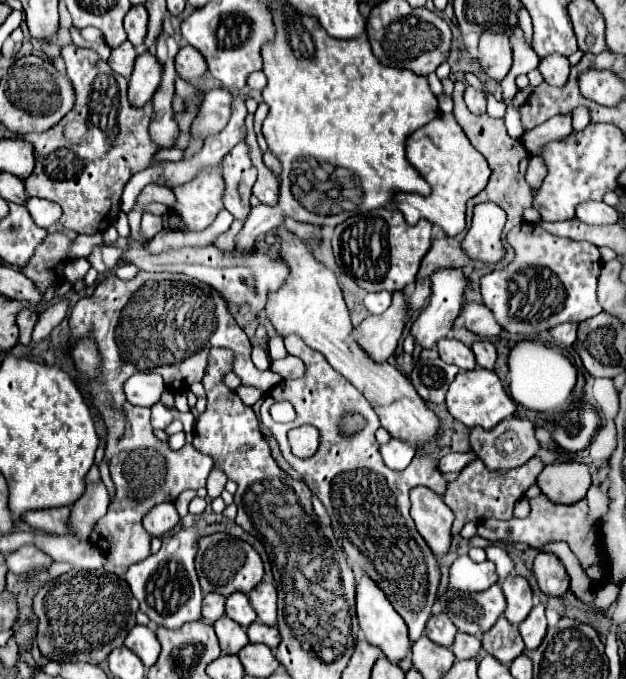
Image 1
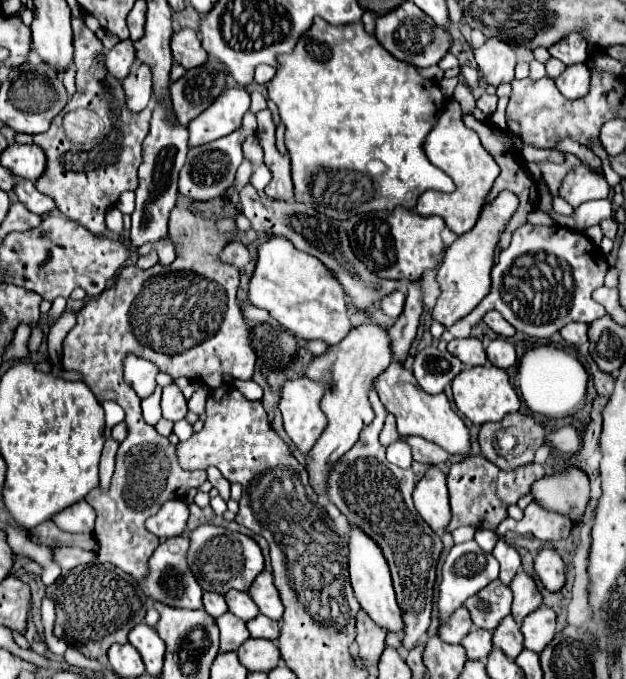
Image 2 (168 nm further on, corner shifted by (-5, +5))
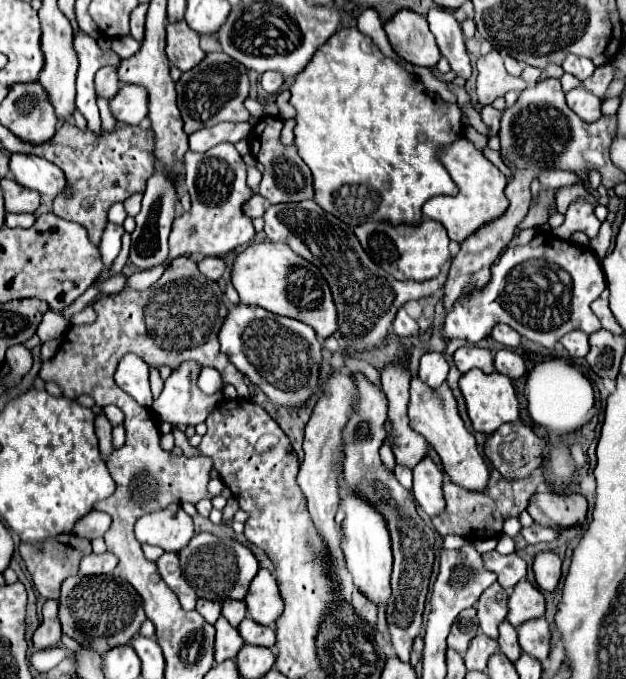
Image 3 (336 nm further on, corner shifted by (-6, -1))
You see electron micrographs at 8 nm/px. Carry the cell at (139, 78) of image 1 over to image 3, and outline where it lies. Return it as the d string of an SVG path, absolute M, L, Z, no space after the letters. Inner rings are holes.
M127 83L109 101L109 107L117 121L123 121L127 125L139 125L147 117L147 103L149 103L147 89L141 85Z

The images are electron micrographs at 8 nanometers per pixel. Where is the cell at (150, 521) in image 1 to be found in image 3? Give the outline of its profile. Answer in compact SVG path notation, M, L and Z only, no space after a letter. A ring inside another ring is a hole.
M171 503L163 511L143 515L135 525L135 537L141 543L179 553L193 537L193 519L181 509L181 505Z

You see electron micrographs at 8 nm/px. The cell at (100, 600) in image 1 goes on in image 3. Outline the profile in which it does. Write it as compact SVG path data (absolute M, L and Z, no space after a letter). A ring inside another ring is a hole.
M97 575L97 577L67 577L61 585L59 597L59 621L63 633L75 639L79 645L105 655L109 649L127 645L133 635L139 633L141 623L145 621L145 611L141 605L139 593L127 581L121 581L115 575Z

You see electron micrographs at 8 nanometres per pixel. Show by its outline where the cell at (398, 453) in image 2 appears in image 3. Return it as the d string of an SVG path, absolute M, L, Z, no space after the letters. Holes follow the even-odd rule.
M395 465L395 477L397 477L397 481L403 485L403 487L407 487L407 489L411 489L411 479L413 479L413 471L409 469L409 467L405 467L405 465Z

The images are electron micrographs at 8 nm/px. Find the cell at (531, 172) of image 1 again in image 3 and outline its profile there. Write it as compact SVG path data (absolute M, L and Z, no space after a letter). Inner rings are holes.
M575 183L575 185L569 185L569 187L561 187L555 191L555 203L557 203L557 211L559 213L565 213L569 203L575 199L575 197L587 197L591 203L595 203L595 199L585 191L583 183Z

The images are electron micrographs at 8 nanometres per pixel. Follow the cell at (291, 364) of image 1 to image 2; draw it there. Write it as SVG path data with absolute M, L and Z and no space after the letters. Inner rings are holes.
M364 323L354 327L338 345L330 347L328 353L316 357L306 371L306 377L324 385L324 397L320 409L324 411L328 425L306 453L306 471L310 475L310 485L316 495L326 495L326 479L330 467L358 441L360 431L374 419L374 411L368 401L368 393L374 385L374 379L392 363L390 337L388 331L374 323Z

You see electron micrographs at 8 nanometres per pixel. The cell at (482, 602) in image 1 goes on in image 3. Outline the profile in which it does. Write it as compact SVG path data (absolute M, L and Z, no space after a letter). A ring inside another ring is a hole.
M493 583L481 595L481 599L477 603L477 617L479 617L479 627L485 635L489 635L493 639L499 637L497 627L507 617L507 611L509 611L507 601L509 601L509 595L499 583Z

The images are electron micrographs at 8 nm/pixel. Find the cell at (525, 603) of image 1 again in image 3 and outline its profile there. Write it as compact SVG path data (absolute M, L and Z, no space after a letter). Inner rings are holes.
M527 579L519 581L519 585L515 585L515 589L509 597L507 621L513 627L519 627L521 623L525 623L529 619L543 617L543 613L545 613L543 593L537 587L533 587Z

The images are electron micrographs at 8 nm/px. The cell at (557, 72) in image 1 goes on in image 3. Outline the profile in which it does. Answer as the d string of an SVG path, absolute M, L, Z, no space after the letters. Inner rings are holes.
M575 87L565 93L567 105L583 119L583 121L597 121L601 117L601 99L595 97L585 87Z

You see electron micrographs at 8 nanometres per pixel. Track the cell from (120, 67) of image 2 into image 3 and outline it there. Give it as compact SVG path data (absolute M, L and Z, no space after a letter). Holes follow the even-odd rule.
M107 65L107 67L101 67L99 73L95 75L95 89L97 89L97 95L101 97L113 97L121 87L121 79L117 75L117 67L113 65Z

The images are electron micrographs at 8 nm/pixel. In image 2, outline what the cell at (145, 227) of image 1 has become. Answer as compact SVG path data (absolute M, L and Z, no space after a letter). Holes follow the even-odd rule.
M156 103L150 133L142 143L144 161L138 169L140 185L136 189L136 209L132 213L132 229L130 229L130 241L134 247L142 247L144 243L152 243L168 235L168 217L170 211L176 207L178 173L186 163L186 151L188 151L188 131L172 117L172 111L166 105Z

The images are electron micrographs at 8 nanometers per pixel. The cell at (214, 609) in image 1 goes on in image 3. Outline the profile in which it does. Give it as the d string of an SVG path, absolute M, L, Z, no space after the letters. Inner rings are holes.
M199 599L197 601L197 611L203 615L205 621L209 621L211 625L217 621L217 617L221 615L221 605L217 601L209 601L209 599Z

